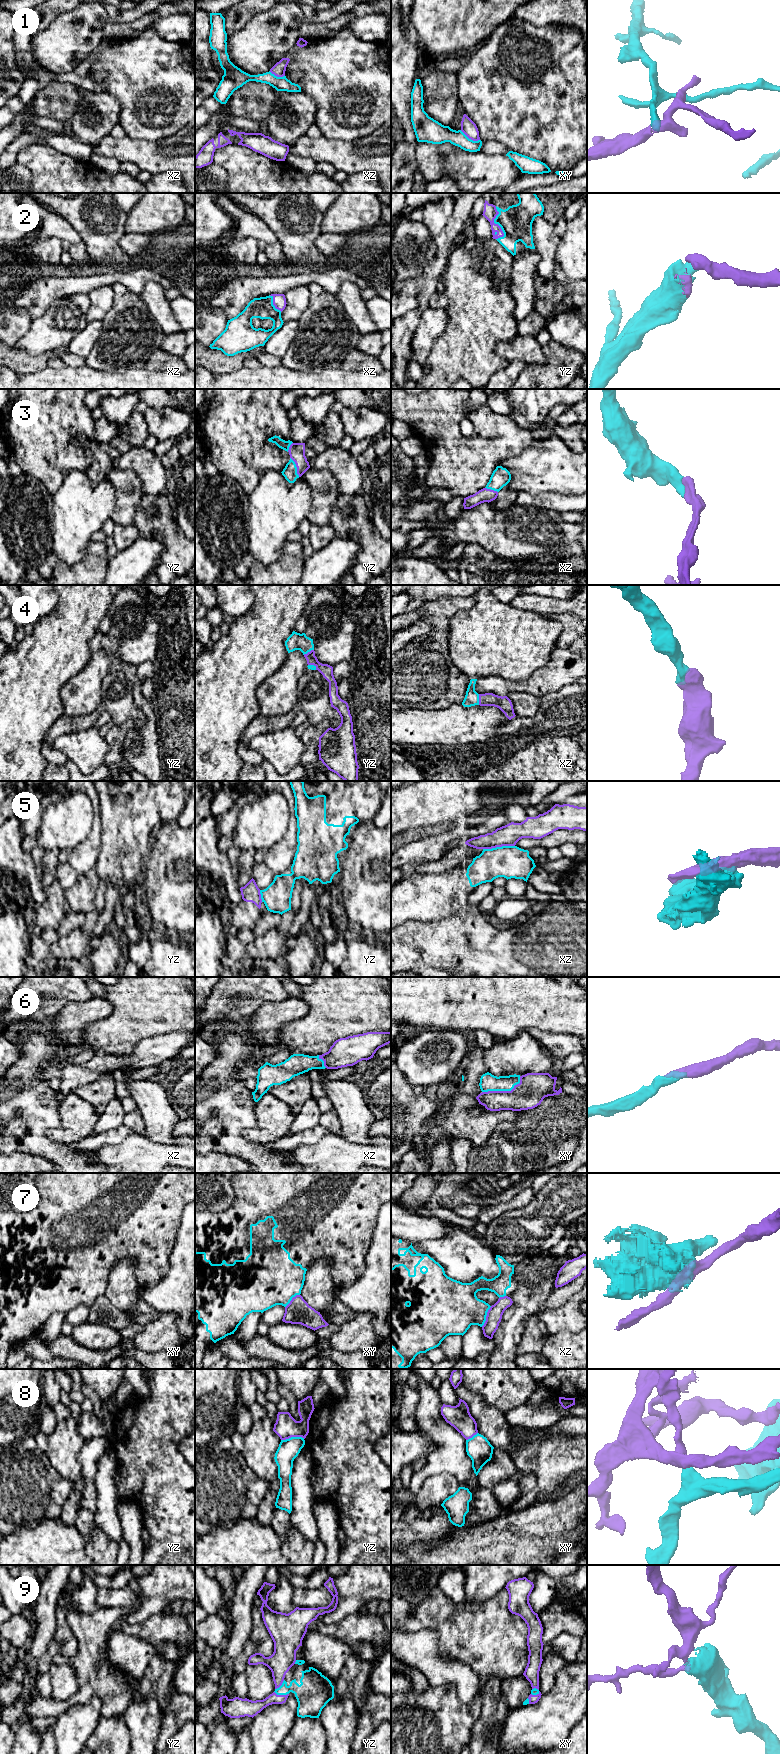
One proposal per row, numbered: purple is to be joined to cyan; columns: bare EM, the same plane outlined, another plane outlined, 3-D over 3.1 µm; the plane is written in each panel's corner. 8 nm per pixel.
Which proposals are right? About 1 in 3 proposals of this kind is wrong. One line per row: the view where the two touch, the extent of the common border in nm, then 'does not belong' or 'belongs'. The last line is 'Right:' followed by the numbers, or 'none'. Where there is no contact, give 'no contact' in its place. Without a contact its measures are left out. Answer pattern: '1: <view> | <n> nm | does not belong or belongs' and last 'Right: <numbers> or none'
1: xy | 180 nm | does not belong
2: yz | 280 nm | belongs
3: yz | 180 nm | belongs
4: xz | 90 nm | belongs
5: xz | 260 nm | does not belong
6: xy | 340 nm | belongs
7: xz | 190 nm | does not belong
8: yz | 190 nm | does not belong
9: yz | 120 nm | belongs
Right: 2, 3, 4, 6, 9

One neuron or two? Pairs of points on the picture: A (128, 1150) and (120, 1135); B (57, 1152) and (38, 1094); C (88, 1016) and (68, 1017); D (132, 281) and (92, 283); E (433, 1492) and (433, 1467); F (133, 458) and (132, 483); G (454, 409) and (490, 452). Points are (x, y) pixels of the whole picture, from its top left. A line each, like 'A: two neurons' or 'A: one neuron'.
A: two neurons
B: one neuron
C: one neuron
D: one neuron
E: two neurons
F: two neurons
G: one neuron

